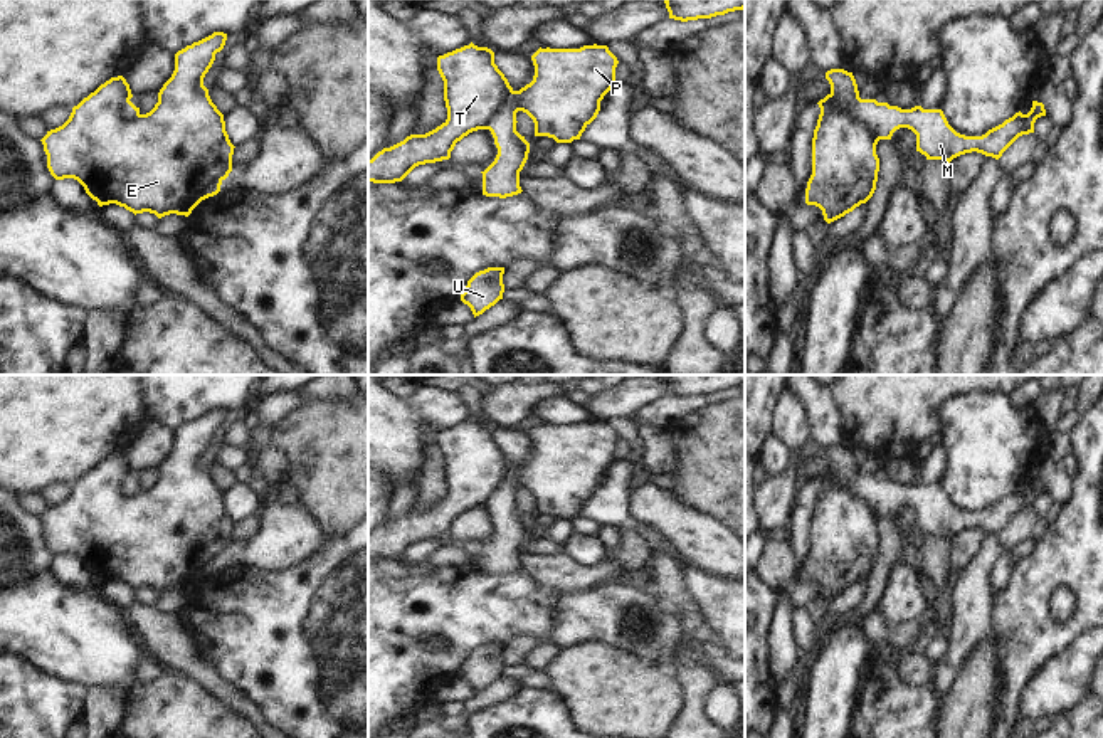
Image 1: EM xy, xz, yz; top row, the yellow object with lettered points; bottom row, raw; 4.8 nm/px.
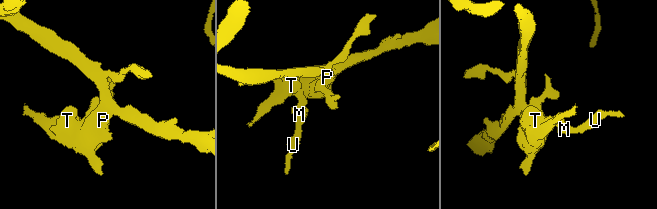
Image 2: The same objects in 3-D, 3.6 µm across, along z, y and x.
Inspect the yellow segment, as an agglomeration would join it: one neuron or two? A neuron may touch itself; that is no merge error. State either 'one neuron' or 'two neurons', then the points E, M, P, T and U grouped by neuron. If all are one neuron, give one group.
two neurons; groups E P T / M U

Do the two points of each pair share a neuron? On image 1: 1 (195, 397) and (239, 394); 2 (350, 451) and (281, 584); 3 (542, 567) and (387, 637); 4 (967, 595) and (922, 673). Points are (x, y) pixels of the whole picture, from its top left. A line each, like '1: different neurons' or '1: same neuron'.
1: same neuron
2: different neurons
3: different neurons
4: different neurons

